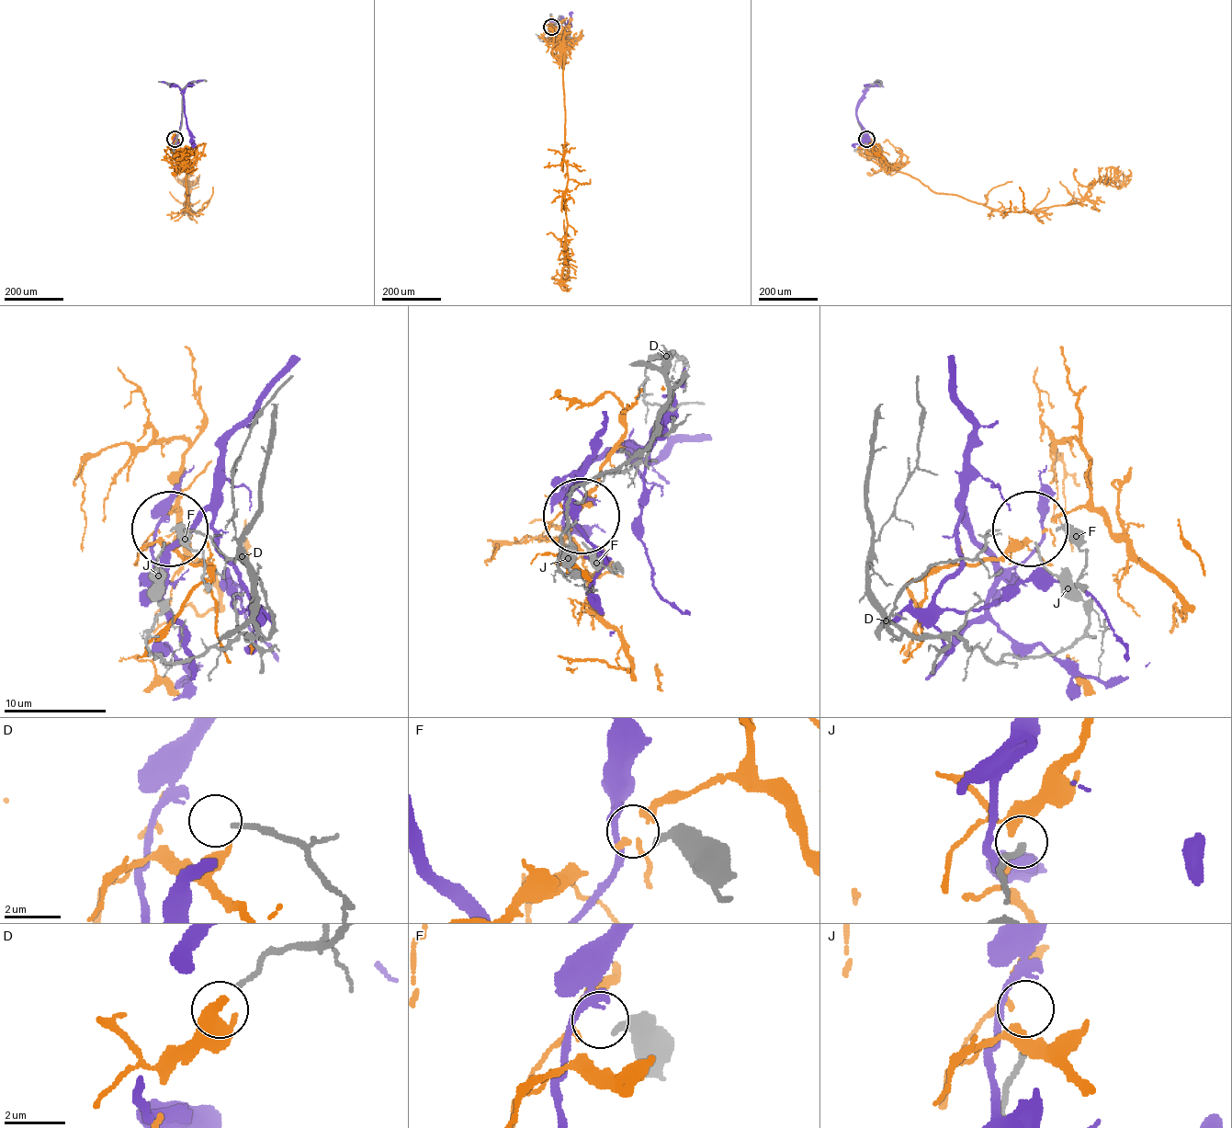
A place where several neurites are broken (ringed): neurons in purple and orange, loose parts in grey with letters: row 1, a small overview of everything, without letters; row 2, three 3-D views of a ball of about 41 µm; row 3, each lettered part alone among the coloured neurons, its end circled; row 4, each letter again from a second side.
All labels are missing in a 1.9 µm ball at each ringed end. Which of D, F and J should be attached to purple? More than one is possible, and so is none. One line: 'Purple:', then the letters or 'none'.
Purple: F

